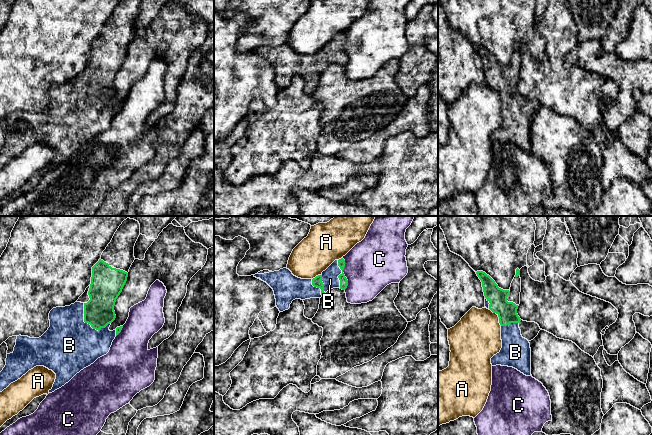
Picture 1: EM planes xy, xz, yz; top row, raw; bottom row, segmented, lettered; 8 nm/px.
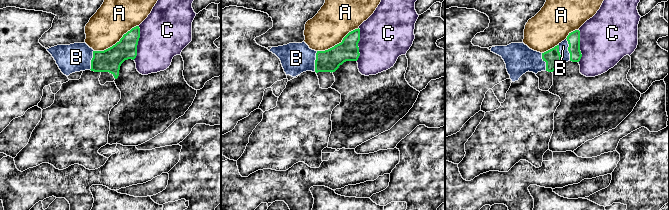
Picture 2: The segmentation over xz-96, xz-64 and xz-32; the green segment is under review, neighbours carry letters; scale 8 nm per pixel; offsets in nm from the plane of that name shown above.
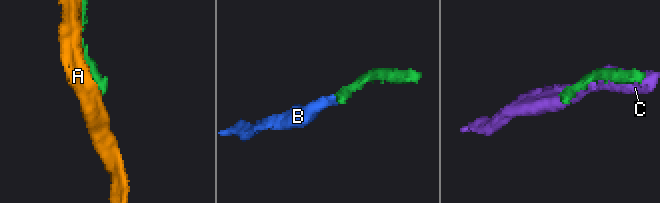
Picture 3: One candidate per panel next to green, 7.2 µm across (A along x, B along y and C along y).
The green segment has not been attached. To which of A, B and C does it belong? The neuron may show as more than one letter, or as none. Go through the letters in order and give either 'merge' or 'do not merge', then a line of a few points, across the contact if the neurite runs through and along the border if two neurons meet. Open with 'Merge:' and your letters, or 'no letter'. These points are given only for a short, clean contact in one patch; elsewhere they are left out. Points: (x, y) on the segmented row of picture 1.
Merge: B
A: do not merge
B: merge
C: do not merge

